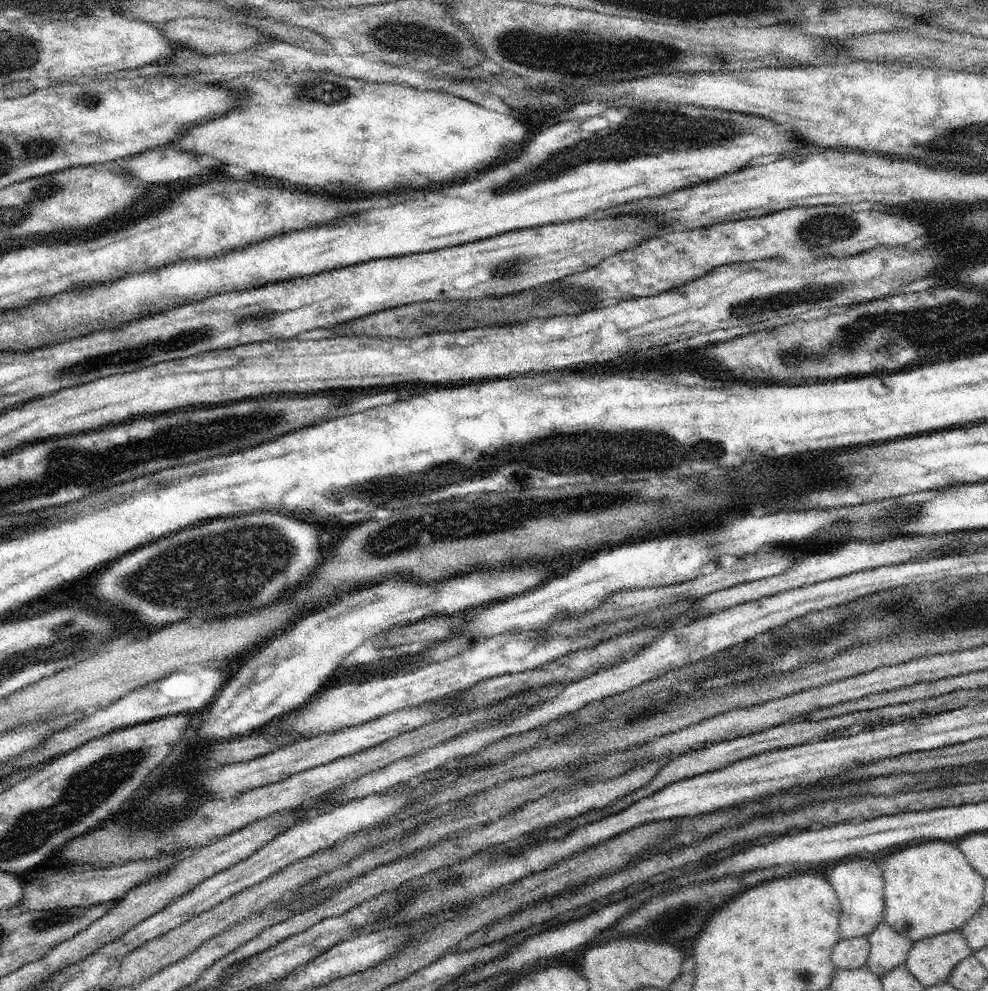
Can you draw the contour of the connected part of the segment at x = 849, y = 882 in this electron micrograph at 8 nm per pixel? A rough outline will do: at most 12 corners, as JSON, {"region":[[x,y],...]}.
{"region":[[839,861],[842,939],[868,936],[884,920],[883,865]]}

